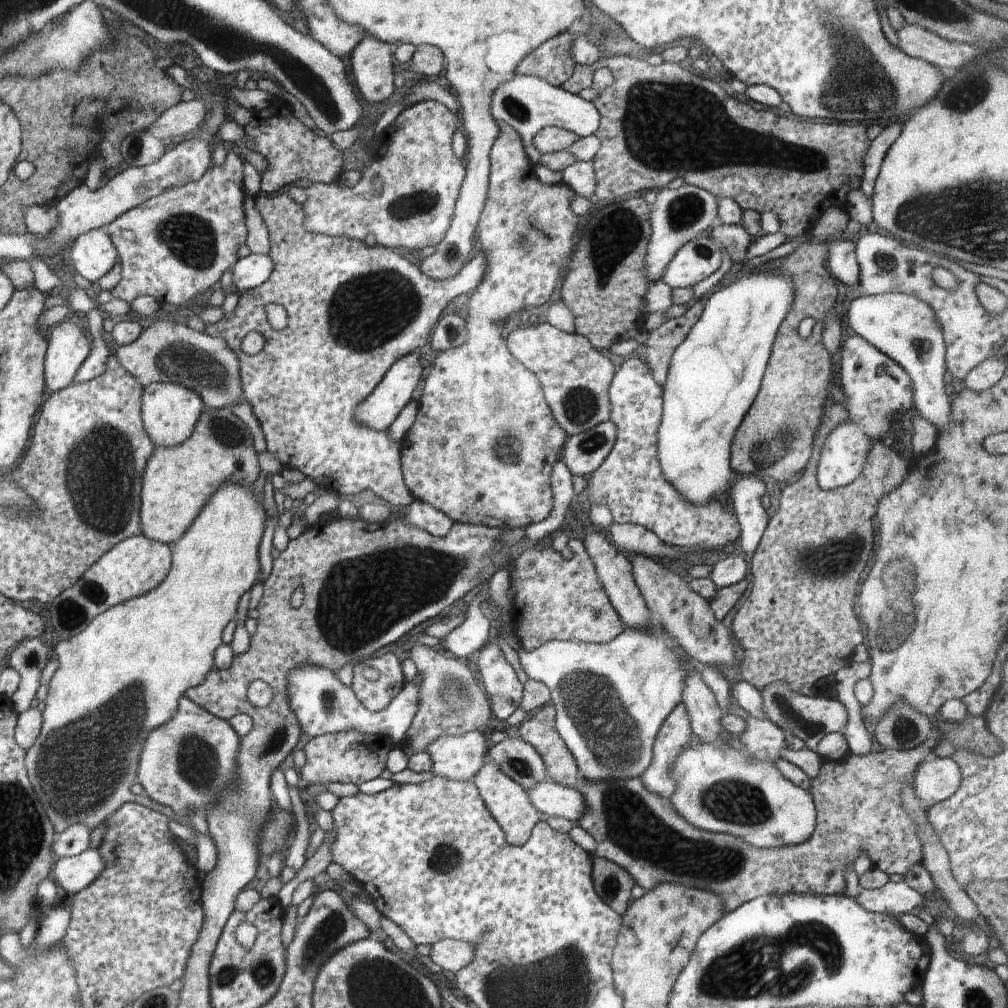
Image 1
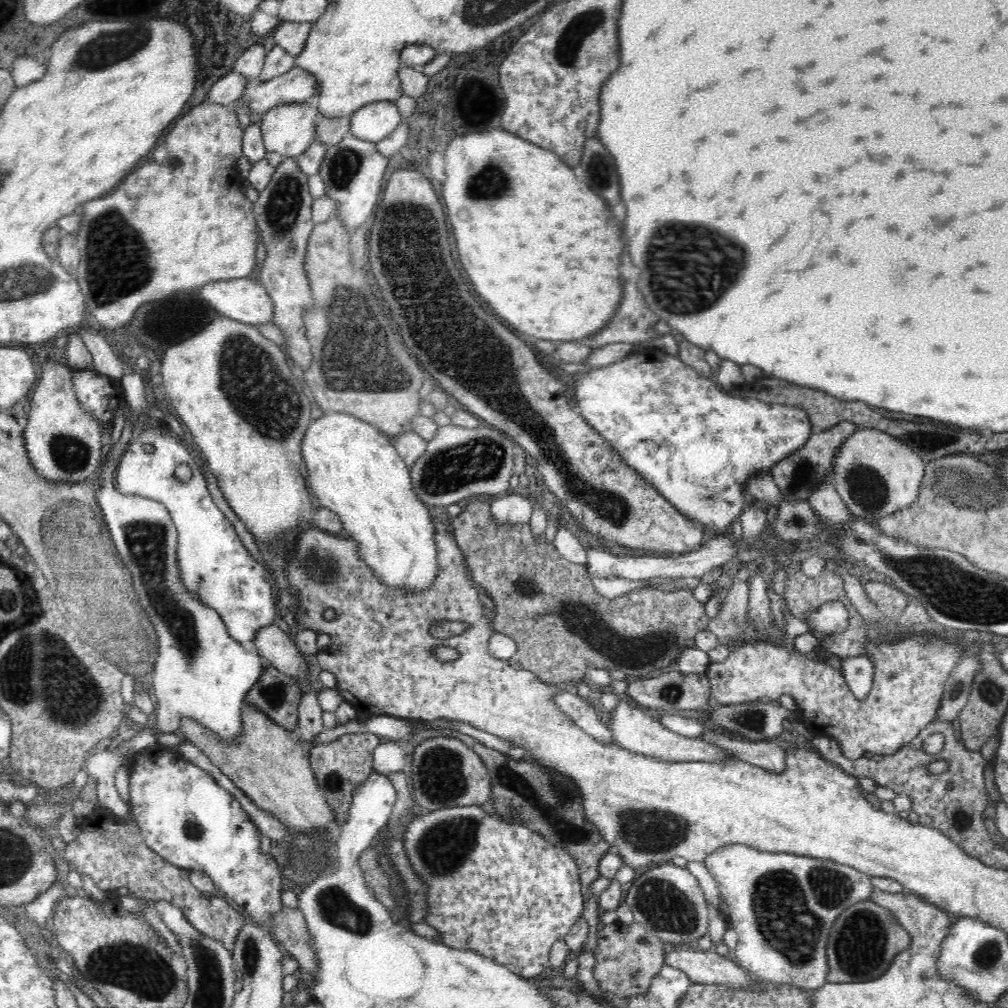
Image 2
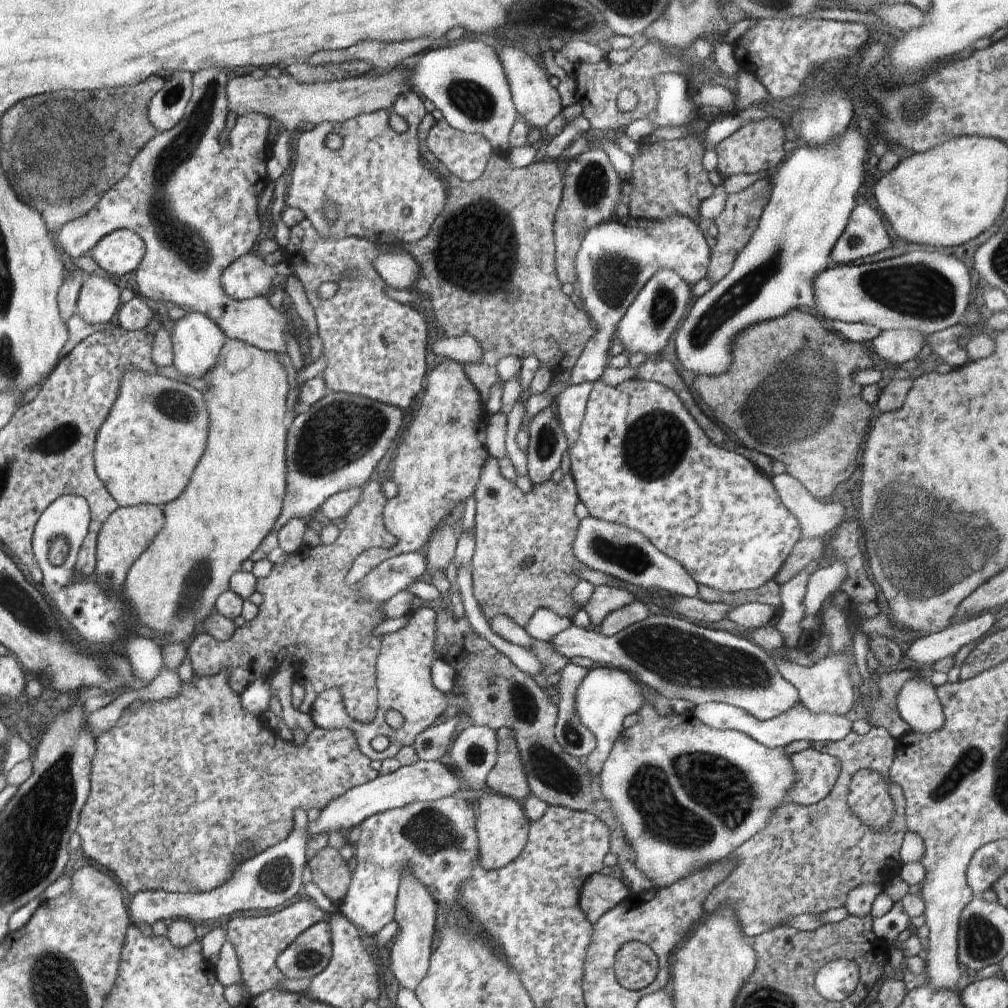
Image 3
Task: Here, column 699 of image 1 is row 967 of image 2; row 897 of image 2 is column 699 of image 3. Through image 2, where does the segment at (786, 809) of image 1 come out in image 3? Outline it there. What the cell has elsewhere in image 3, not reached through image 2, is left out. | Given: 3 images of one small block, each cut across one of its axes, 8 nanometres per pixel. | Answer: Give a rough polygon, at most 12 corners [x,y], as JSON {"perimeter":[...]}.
{"perimeter":[[660,716],[623,728],[600,788],[667,888],[766,826],[784,746]]}

